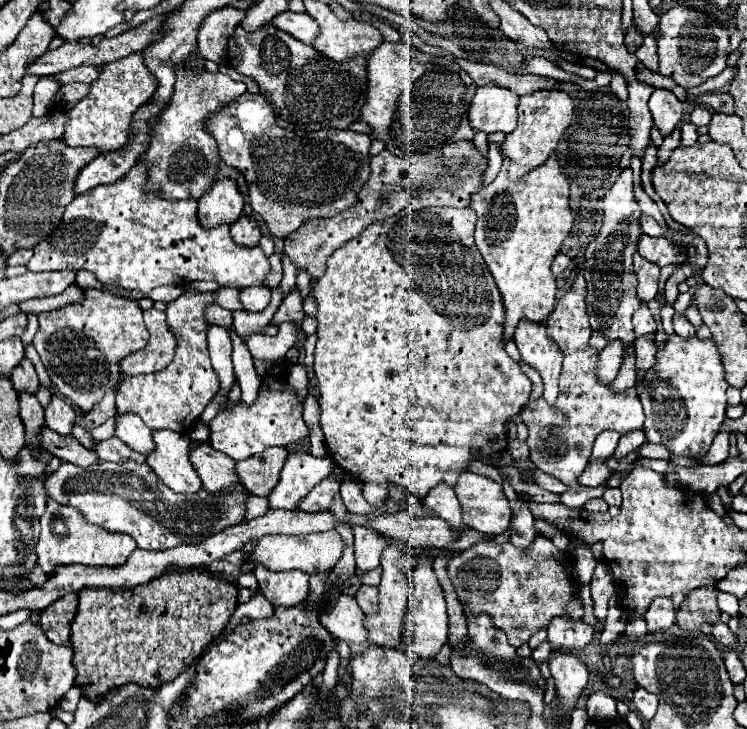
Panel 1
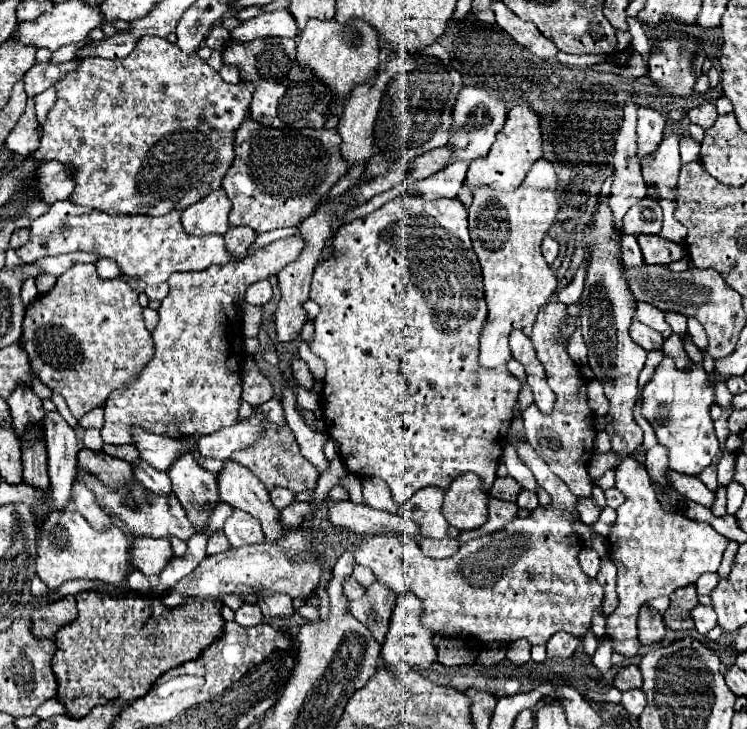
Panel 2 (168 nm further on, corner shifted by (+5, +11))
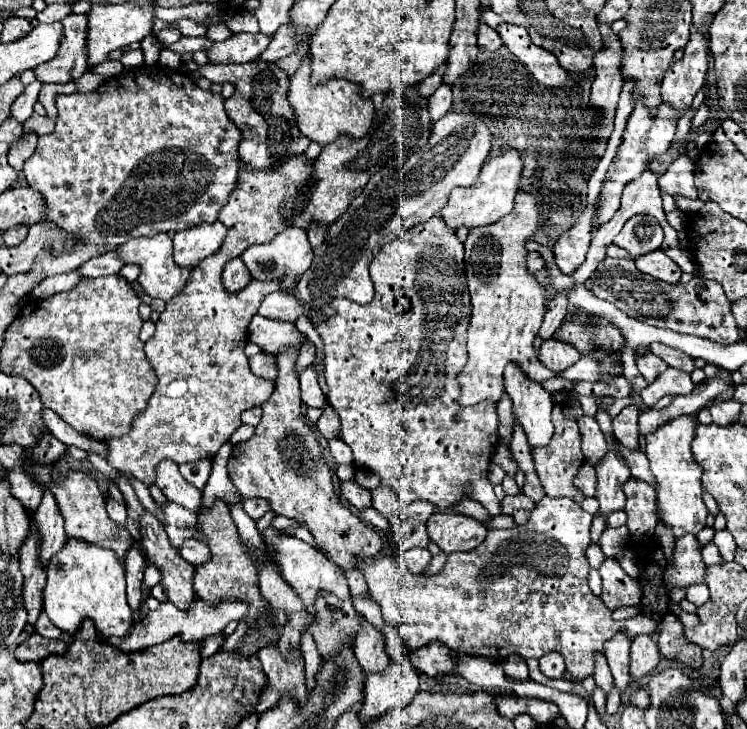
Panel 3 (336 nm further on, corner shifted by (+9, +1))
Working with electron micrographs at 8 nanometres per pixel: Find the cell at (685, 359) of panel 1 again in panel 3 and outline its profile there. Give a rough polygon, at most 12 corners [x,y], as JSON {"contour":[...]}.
{"contour":[[697,418],[647,434],[661,520],[697,534],[707,508],[691,442]]}

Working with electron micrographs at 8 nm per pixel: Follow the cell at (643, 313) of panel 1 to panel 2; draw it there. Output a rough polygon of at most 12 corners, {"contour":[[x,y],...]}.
{"contour":[[639,320],[631,324],[631,338],[645,352],[661,350],[663,336]]}

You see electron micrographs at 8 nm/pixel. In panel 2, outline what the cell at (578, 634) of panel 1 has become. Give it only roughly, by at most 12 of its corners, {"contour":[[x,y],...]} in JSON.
{"contour":[[557,632],[547,642],[547,658],[567,660],[579,638]]}

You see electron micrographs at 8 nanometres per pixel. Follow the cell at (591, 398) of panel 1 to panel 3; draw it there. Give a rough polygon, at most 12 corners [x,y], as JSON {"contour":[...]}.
{"contour":[[553,406],[555,434],[533,448],[547,496],[583,502],[573,484],[585,462],[575,420]]}

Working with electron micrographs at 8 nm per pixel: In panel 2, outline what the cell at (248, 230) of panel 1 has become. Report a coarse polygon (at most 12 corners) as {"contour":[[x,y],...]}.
{"contour":[[229,228],[225,248],[243,260],[257,234],[251,228]]}

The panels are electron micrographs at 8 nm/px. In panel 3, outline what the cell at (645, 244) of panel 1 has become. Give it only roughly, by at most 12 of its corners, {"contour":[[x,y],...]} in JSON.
{"contour":[[661,248],[635,258],[645,274],[675,284],[681,268]]}

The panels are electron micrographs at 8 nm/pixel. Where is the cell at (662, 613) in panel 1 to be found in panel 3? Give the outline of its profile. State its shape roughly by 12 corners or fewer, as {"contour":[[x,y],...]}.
{"contour":[[635,636],[631,680],[649,674],[661,660],[653,636]]}

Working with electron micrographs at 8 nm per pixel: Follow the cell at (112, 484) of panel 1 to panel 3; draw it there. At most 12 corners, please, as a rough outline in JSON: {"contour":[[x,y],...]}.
{"contour":[[183,540],[181,558],[193,566],[209,558],[209,548],[197,540]]}

